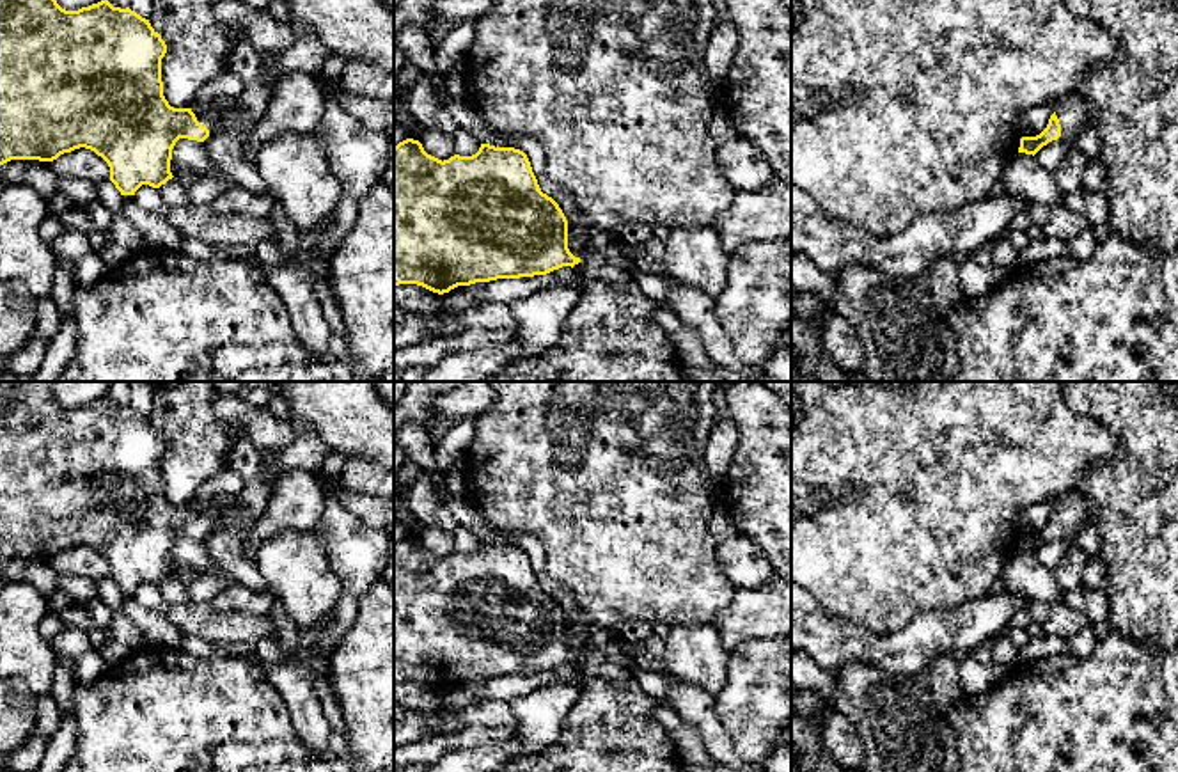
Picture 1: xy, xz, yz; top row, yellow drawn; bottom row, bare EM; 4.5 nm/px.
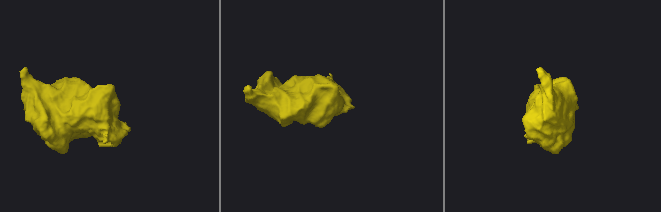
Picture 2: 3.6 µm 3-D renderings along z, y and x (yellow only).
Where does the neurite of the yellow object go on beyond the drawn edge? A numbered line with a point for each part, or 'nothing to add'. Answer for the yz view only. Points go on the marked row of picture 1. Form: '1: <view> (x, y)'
1: yz (1072, 112)

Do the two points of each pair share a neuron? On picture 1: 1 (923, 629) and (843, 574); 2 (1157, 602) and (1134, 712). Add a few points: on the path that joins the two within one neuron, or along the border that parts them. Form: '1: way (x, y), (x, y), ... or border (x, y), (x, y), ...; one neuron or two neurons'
1: border (951, 609), (921, 611), (891, 632), (870, 630); two neurons
2: border (1113, 629), (1159, 648); two neurons

